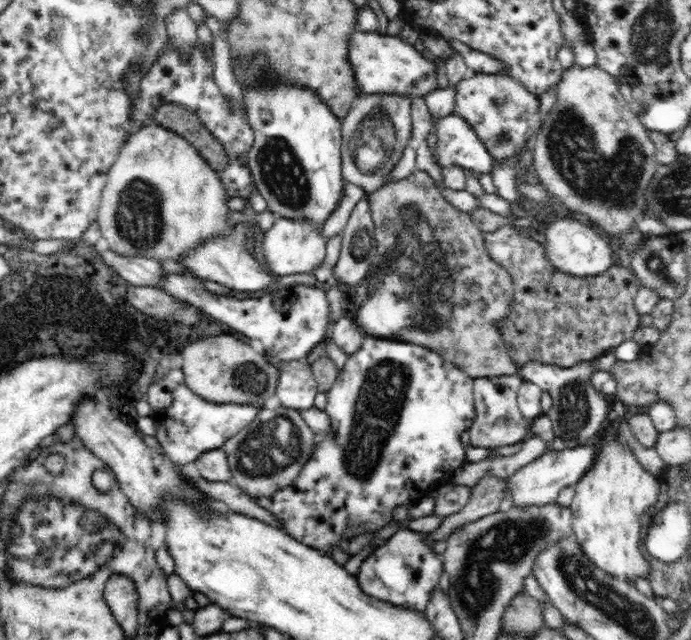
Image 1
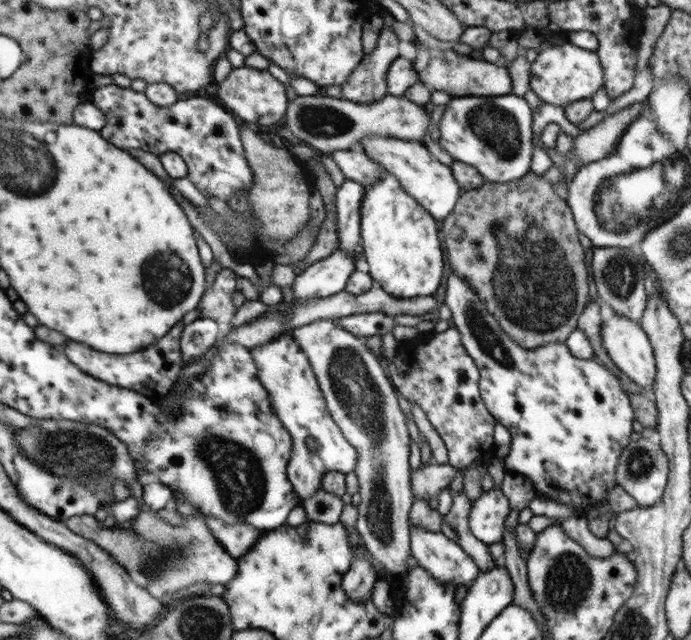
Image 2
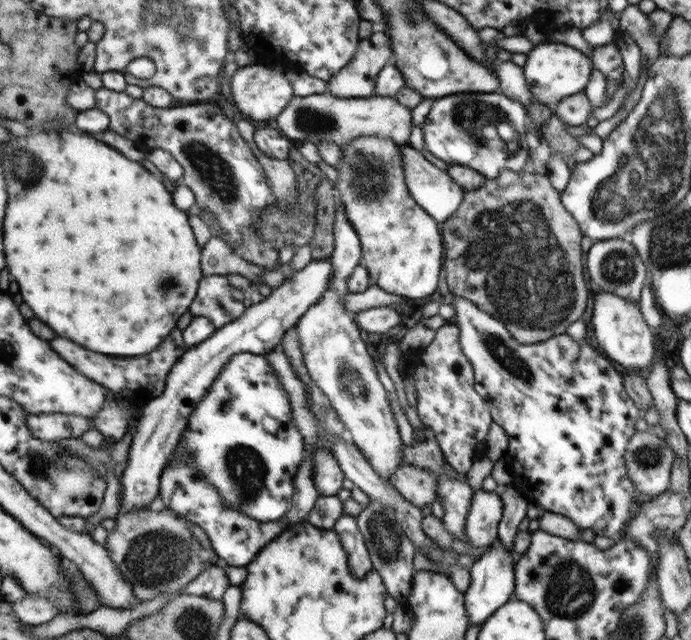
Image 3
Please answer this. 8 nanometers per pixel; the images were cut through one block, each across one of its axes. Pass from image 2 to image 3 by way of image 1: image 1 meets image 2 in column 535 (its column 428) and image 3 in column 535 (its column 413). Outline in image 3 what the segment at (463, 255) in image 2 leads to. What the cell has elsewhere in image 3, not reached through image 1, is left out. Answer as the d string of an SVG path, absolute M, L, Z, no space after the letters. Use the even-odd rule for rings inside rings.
M508 169L502 170L498 177L487 179L484 186L473 191L467 191L464 194L464 200L462 200L460 208L448 220L440 224L440 229L444 240L443 248L446 250L446 254L444 254L444 272L446 272L446 282L450 292L454 296L460 296L460 298L474 302L480 310L488 312L490 316L502 322L517 342L521 342L521 344L538 344L554 336L566 333L568 326L572 322L582 319L582 314L588 308L586 305L588 304L588 289L584 281L584 268L581 263L583 251L580 248L580 242L583 235L578 223L564 208L560 192L552 186L546 174L536 174L536 172L530 170L523 172Z

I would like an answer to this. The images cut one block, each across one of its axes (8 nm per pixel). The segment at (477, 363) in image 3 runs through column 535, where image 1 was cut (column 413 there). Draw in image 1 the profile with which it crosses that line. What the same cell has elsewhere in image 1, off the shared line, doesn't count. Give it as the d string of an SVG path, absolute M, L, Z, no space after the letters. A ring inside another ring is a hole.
M367 336L362 347L353 356L347 358L343 370L339 370L337 382L326 392L328 403L325 412L330 418L330 434L319 436L310 456L302 466L301 474L295 478L291 486L282 488L271 497L252 498L262 508L270 511L274 517L278 517L284 525L284 531L302 544L331 556L331 551L337 548L343 552L348 547L350 540L364 532L374 533L386 524L392 522L393 510L396 507L410 506L420 497L414 494L416 488L428 490L432 482L440 480L444 472L450 472L454 468L462 468L468 460L466 458L465 444L462 444L461 434L473 426L476 417L475 401L473 398L474 379L466 375L457 365L450 363L438 352L432 351L421 345L411 344L409 341L394 341L386 337Z

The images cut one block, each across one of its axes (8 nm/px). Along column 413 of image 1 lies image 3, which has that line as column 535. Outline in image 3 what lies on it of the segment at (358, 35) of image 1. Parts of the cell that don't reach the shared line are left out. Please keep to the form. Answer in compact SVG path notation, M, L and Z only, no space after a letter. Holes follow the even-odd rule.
M562 41L538 42L527 56L523 73L530 92L542 104L554 106L566 96L584 92L592 72L592 60L583 52Z

